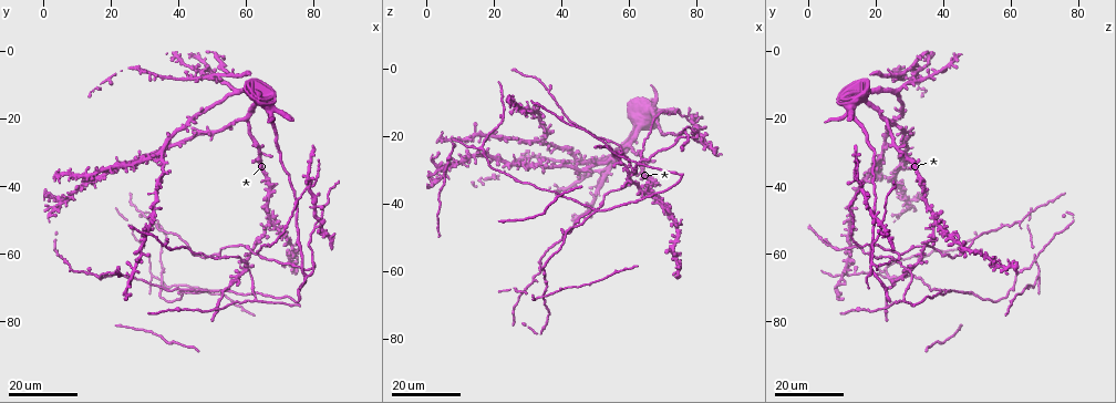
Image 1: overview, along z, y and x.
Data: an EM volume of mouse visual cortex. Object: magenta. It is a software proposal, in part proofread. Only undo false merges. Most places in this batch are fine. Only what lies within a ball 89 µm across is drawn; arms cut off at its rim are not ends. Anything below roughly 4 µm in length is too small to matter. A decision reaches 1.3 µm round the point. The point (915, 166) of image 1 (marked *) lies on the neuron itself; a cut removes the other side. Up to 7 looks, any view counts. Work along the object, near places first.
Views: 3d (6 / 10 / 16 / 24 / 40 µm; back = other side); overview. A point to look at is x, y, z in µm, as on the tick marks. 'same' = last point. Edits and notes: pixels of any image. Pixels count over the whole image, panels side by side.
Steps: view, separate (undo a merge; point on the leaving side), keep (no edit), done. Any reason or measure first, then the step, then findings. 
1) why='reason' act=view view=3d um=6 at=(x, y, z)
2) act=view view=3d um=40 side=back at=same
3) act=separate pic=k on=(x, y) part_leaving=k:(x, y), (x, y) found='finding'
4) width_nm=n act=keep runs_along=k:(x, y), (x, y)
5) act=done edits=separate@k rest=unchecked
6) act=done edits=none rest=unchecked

why='three-way junction' act=view view=3d um=24 at=(63.0, 60.5, 26.5)

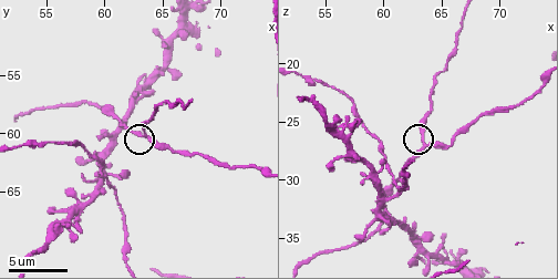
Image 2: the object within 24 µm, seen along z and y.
why='zoom in' act=view view=3d um=6 at=(63.6, 60.2, 27.2)

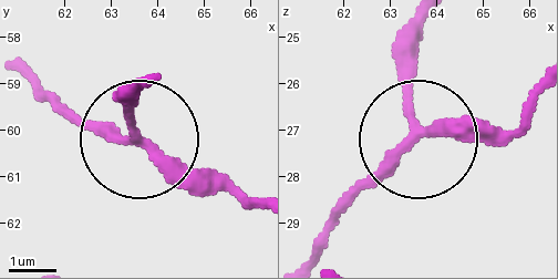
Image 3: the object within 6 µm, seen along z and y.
act=view view=3d um=6 side=back at=(63.50, 60.15, 27.05)

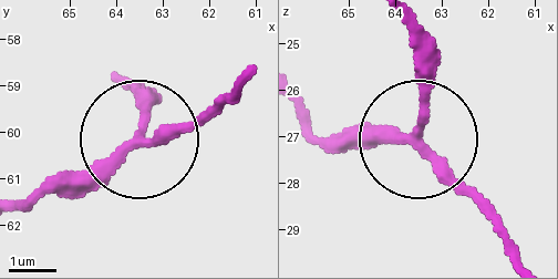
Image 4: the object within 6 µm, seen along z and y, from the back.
side_arm_um=30 act=keep runs_along=4:(298, 113), (329, 137), (409, 133), (424, 65), (401, 18) found='one neuron here'

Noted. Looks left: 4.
why='looks like a crossing' act=view view=3d um=10 at=(60.2, 64.2, 28.8)

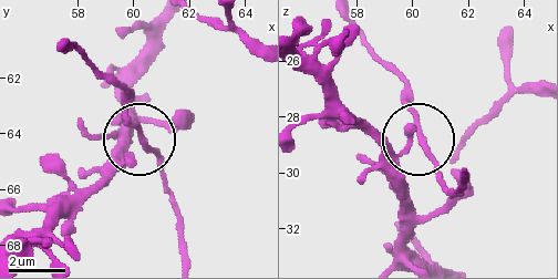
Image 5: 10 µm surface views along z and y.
arms=4 act=keep found='all the same neuron'

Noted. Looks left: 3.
why='side arm on a straight run' act=view view=3d um=24 at=(79.0, 39.5, 15.5)

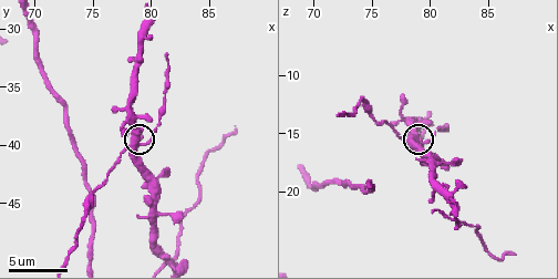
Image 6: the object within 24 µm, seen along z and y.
why='zoom in' act=view view=3d um=6 at=(79.2, 39.8, 15.8)

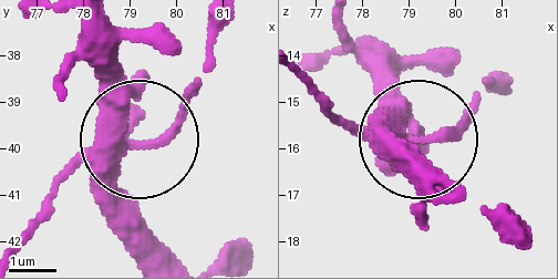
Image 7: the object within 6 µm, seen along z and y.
act=keep runs_along=7:(173, 258), (121, 163), (208, 72) found='all the same neuron'

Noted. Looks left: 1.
act=done edits=none rest=unchecked

